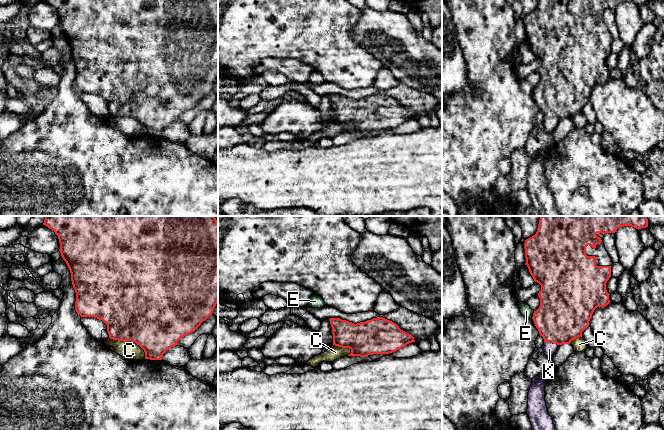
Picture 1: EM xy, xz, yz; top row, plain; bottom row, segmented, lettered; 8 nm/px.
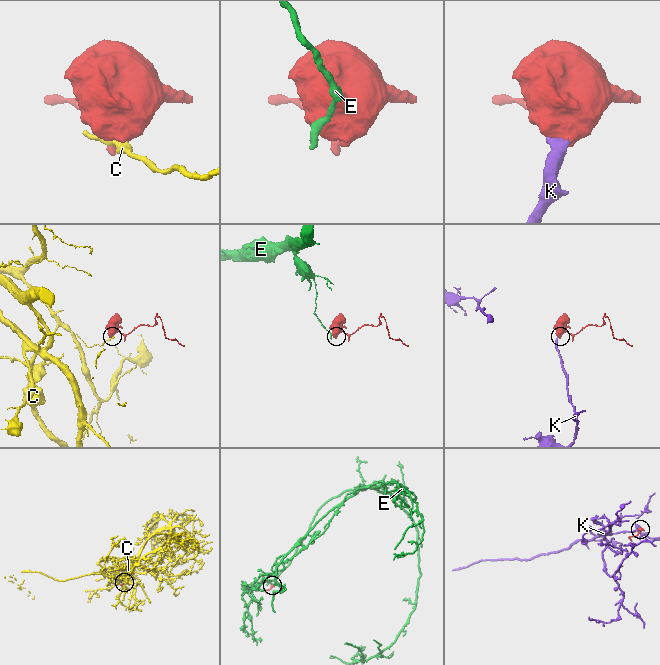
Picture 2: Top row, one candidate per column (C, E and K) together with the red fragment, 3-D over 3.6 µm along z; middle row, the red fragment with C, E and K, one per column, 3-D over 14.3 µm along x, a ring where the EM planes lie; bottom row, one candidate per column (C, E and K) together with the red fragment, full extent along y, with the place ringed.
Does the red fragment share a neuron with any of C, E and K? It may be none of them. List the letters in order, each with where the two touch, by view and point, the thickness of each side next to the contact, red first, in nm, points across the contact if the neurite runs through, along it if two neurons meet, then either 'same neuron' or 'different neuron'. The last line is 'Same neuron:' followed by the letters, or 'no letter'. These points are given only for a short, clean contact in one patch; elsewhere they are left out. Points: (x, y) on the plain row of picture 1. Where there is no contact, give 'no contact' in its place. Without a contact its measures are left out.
C: xy (130, 116) | 500/150 nm | different neuron
E: yz (533, 91) | 420/90 nm | along yz (534, 87), (531, 94) | different neuron
K: yz (551, 118) | 420/100 nm | across yz (563, 90), (560, 93), (551, 118), (549, 125) | same neuron
Same neuron: K

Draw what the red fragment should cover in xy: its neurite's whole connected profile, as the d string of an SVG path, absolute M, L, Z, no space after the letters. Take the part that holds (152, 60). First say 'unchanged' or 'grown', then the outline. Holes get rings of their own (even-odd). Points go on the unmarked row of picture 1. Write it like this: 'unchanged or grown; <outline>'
unchanged; M43 0L55 8L60 29L66 38L76 69L75 86L81 93L94 93L107 101L109 114L131 117L145 128L145 135L162 136L163 130L178 117L194 108L212 91L218 79L218 0Z

